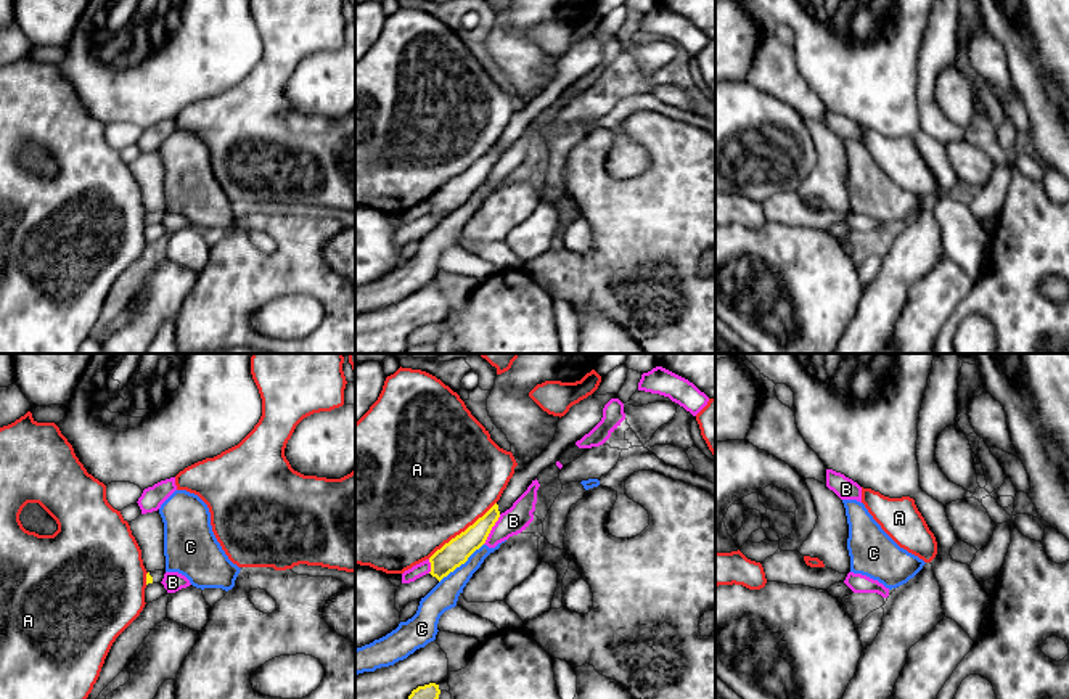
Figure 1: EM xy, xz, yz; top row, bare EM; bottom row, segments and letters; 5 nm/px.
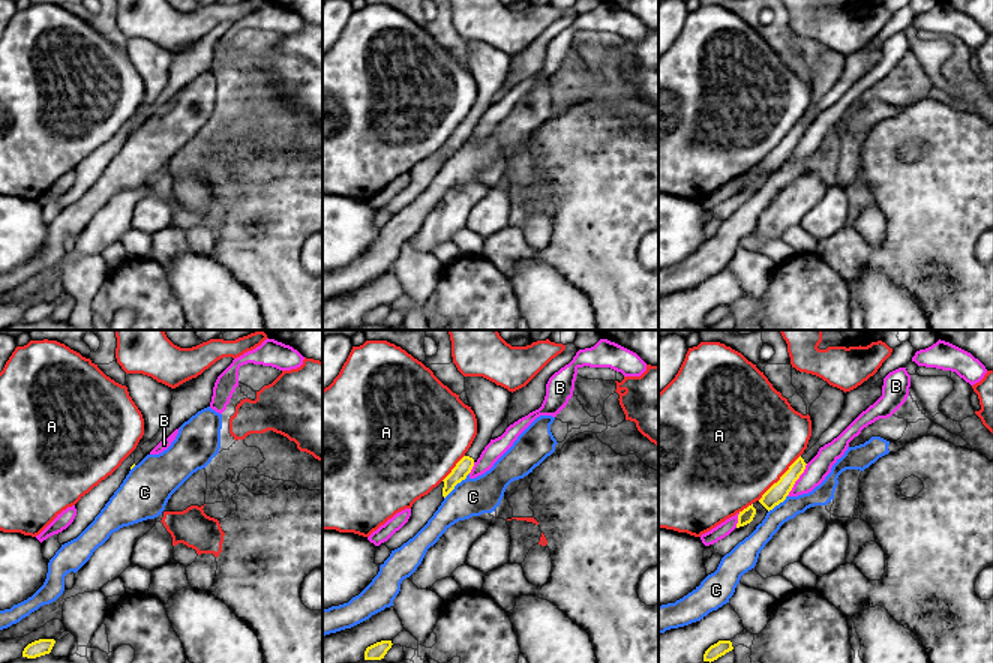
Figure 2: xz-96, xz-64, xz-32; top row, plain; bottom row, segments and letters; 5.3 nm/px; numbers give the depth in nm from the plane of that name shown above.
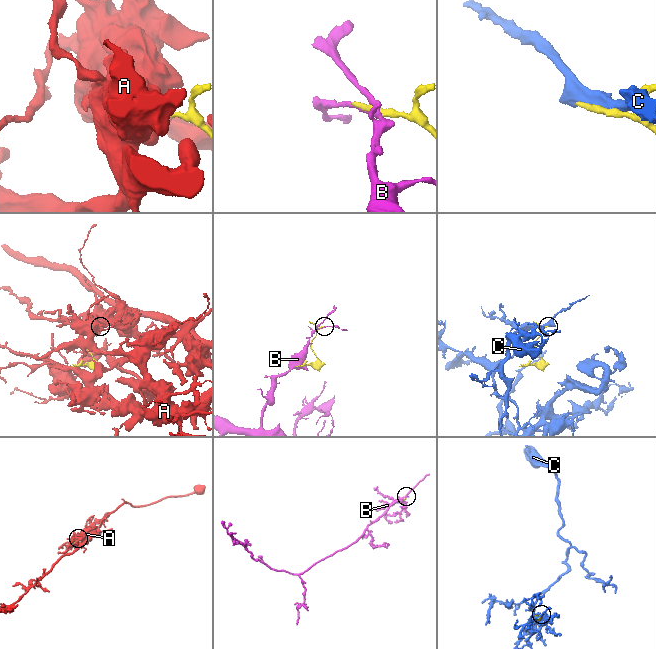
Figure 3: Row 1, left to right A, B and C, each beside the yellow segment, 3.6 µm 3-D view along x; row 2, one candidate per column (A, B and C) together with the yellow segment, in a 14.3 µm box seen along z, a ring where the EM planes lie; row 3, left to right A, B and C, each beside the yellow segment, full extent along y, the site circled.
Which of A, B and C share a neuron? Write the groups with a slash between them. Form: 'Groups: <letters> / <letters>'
Groups: A / B / C

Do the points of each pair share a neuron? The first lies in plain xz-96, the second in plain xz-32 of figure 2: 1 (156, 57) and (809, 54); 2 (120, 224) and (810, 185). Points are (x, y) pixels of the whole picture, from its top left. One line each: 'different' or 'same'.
1: different
2: same

